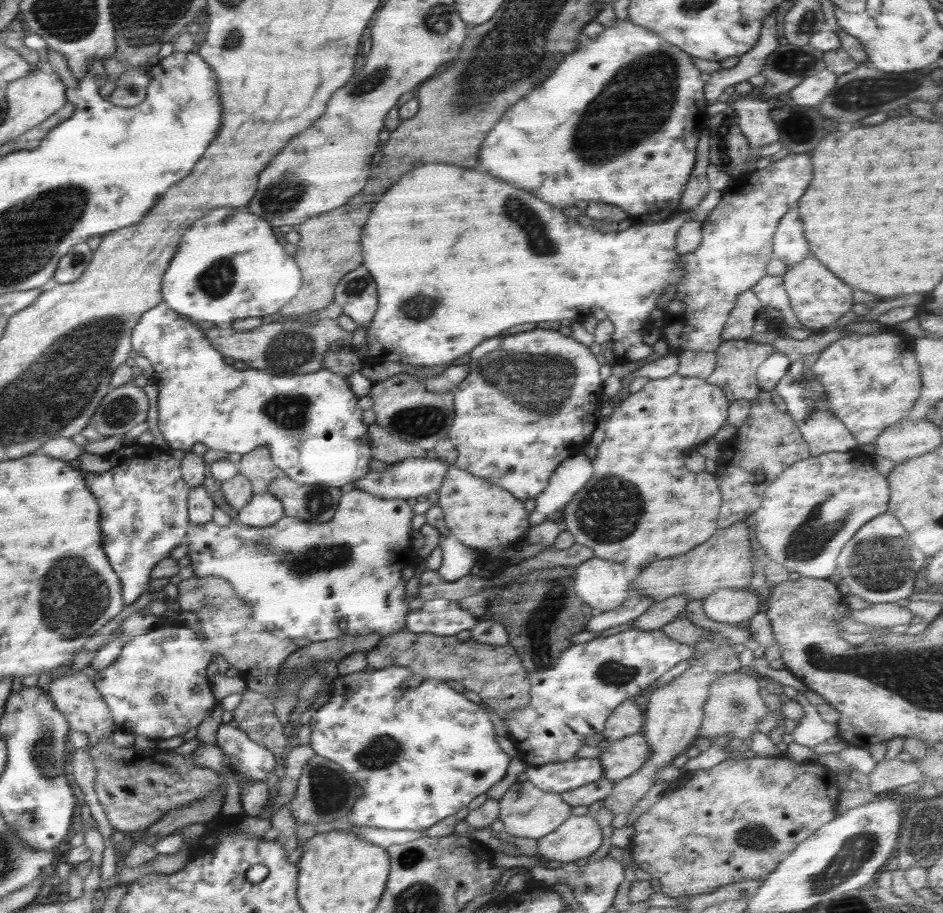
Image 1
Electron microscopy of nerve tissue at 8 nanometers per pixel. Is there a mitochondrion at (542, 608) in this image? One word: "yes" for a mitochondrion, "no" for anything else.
yes

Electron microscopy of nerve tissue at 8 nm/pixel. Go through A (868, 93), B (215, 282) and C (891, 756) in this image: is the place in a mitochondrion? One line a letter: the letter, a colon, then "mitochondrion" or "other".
A: mitochondrion
B: mitochondrion
C: other

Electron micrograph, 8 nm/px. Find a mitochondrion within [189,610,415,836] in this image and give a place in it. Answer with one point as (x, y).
(330, 792)

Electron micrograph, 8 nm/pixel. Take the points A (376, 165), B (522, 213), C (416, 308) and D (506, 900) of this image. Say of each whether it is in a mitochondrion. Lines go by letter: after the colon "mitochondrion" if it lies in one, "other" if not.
A: other
B: mitochondrion
C: mitochondrion
D: other

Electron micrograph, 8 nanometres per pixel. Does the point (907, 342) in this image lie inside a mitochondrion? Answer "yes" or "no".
no

